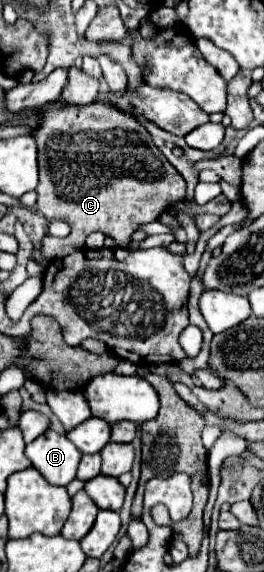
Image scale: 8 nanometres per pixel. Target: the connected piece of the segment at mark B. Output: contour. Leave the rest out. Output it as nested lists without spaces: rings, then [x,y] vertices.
[[[51,429],[39,435],[35,441],[27,443],[25,455],[51,485],[71,483],[81,461],[77,447],[65,435],[59,435]]]

